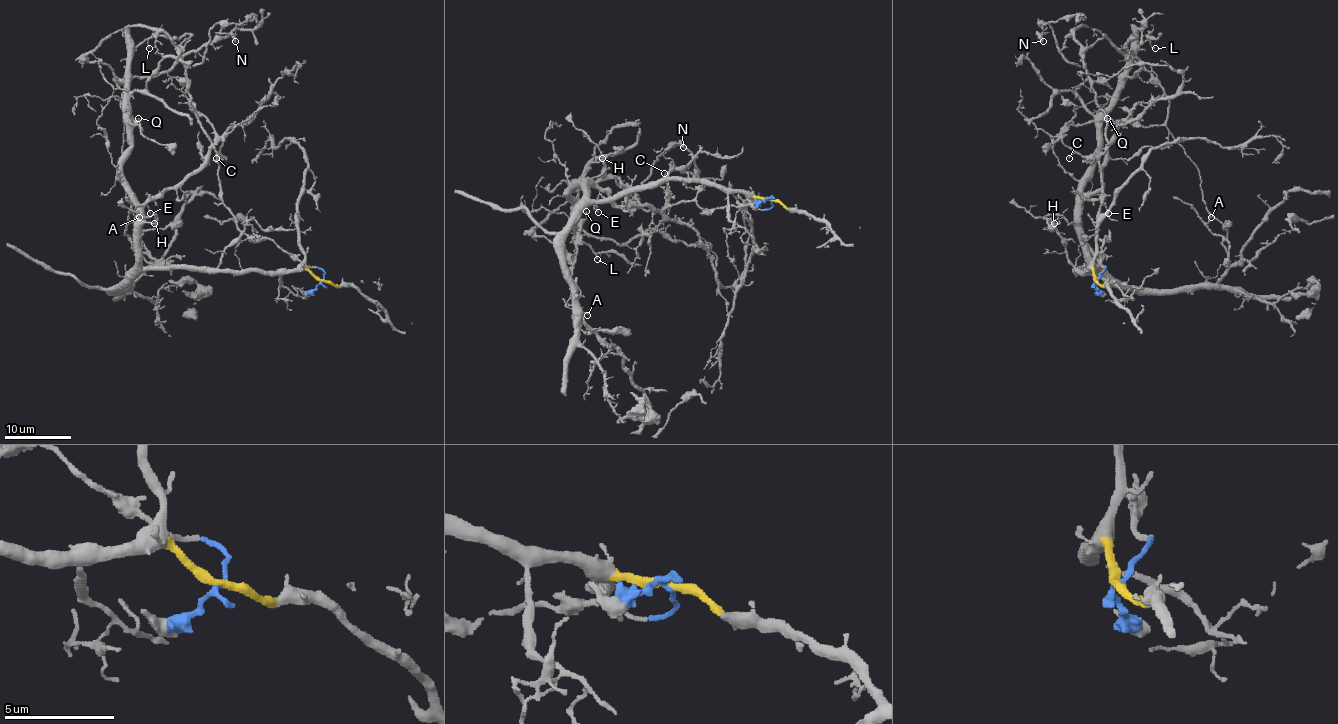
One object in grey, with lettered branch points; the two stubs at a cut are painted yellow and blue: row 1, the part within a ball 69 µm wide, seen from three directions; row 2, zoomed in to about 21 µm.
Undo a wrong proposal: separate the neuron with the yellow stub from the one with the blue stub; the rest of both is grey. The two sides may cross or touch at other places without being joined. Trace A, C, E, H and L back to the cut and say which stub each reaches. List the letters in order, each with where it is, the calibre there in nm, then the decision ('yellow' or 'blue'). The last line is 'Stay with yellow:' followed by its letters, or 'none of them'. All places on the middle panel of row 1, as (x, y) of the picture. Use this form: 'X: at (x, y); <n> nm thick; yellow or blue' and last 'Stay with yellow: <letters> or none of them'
A: at (587, 315); 150 nm thick; yellow
C: at (664, 173); 140 nm thick; blue
E: at (598, 212); 110 nm thick; yellow
H: at (602, 158); 140 nm thick; yellow
L: at (597, 259); 110 nm thick; yellow
Stay with yellow: A, E, H, L

